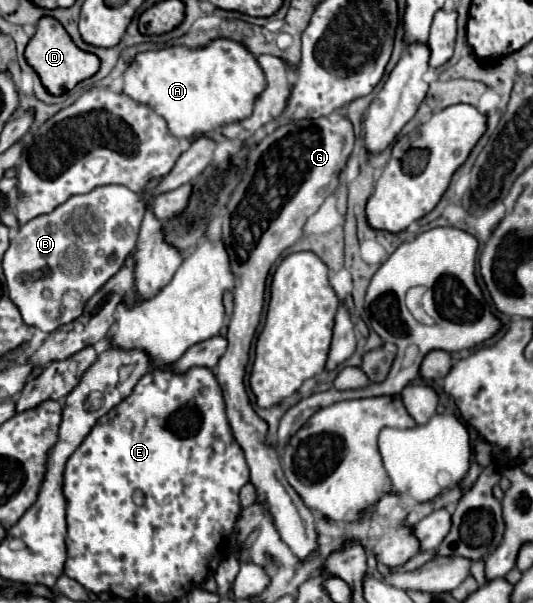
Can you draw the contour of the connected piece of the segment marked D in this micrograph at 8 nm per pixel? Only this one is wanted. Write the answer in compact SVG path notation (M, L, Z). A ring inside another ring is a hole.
M42 18L36 26L36 34L32 36L32 40L26 46L24 52L26 62L36 70L36 74L40 76L42 86L48 90L48 94L52 96L60 96L68 90L72 90L78 82L94 76L98 72L100 60L94 54L82 52L72 38L68 36L68 32L62 28L62 24L54 18Z

